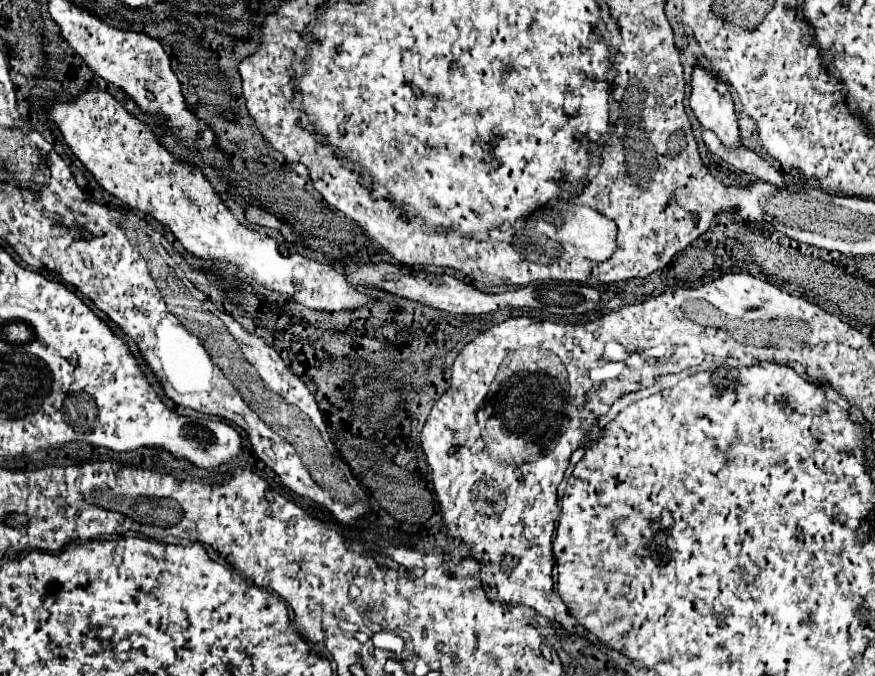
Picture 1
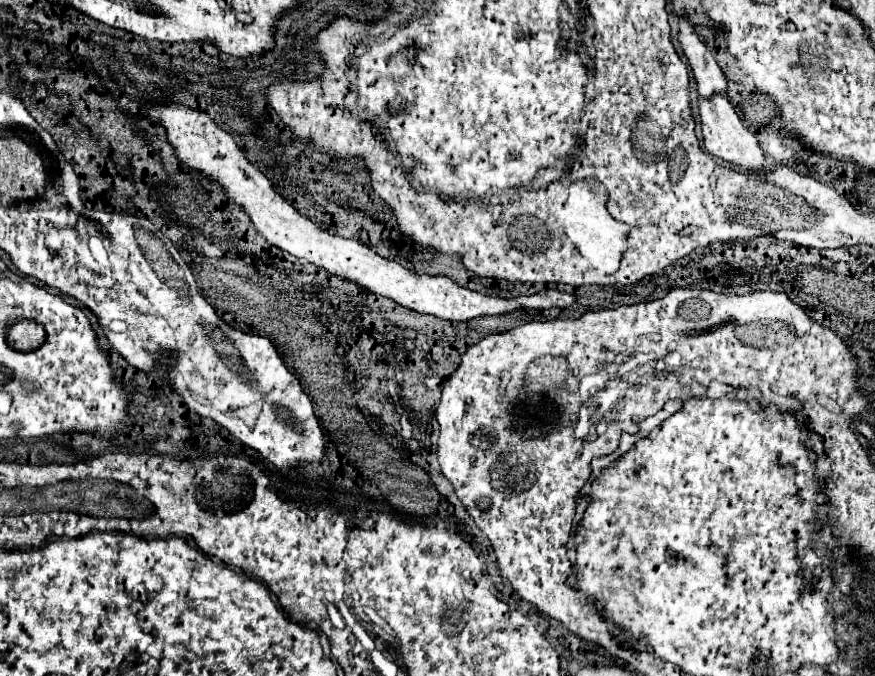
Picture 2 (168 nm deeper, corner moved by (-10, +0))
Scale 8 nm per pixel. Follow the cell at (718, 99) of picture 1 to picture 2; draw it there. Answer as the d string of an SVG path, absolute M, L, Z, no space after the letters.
M680 22L680 44L688 58L688 64L692 68L692 74L698 82L698 94L702 98L712 98L714 94L728 96L728 80L720 66L716 64L714 56L708 52L708 48L700 42L696 32L690 24Z

